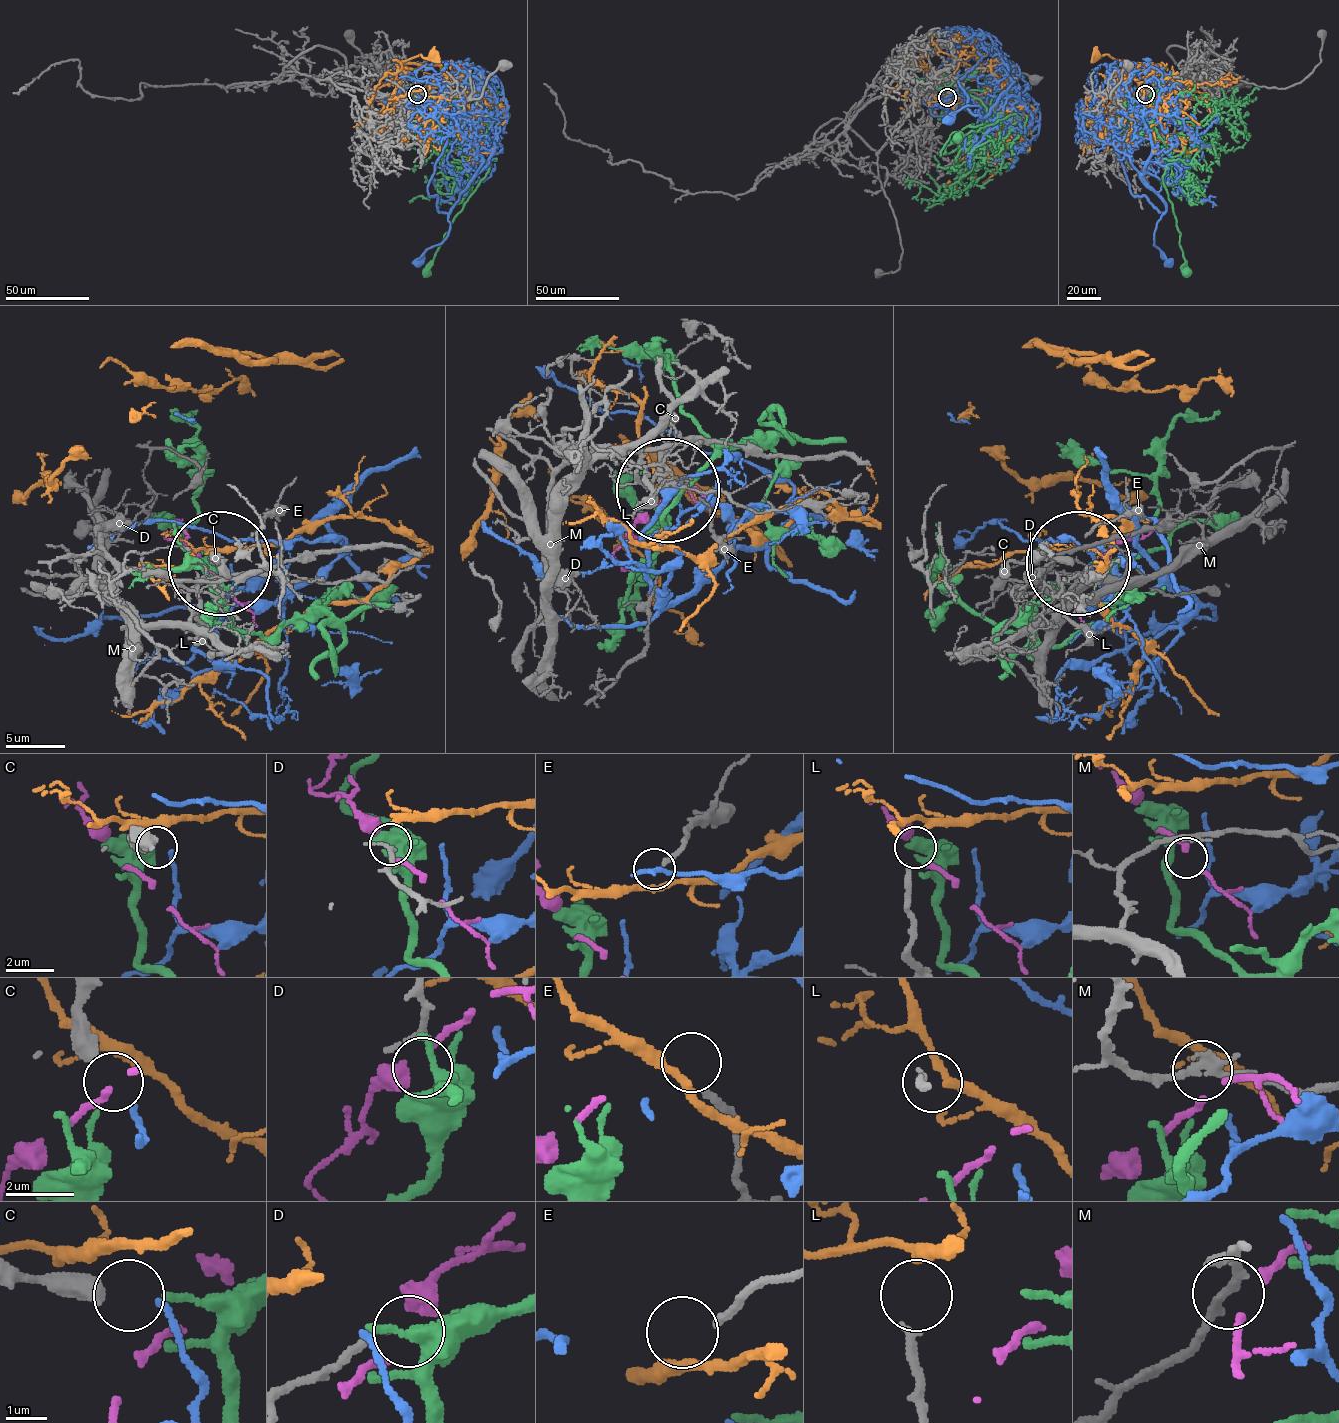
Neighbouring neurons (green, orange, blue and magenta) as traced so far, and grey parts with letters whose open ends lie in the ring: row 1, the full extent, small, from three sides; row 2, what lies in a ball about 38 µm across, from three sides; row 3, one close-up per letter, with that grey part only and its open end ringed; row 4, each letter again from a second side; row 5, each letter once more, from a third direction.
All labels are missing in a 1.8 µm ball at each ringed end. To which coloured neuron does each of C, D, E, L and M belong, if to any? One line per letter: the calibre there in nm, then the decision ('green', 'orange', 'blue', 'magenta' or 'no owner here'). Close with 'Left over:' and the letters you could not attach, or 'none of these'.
C: 440 nm thick; blue
D: 140 nm thick; no owner here
E: 200 nm thick; no owner here
L: 200 nm thick; orange
M: 240 nm thick; magenta
Left over: D, E

